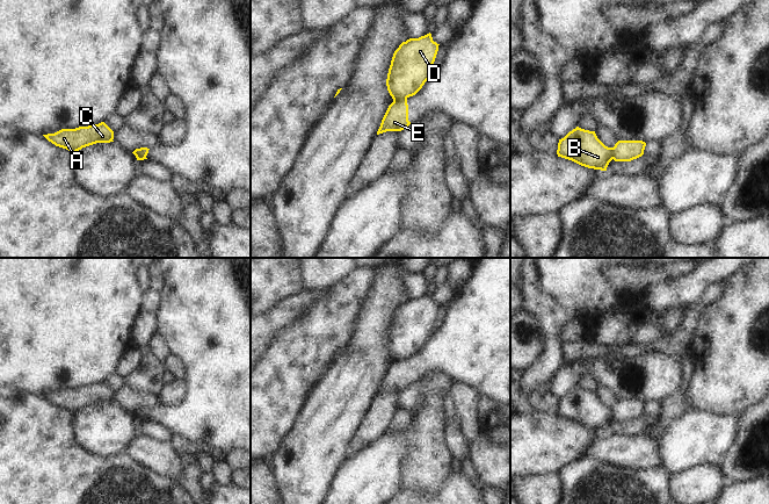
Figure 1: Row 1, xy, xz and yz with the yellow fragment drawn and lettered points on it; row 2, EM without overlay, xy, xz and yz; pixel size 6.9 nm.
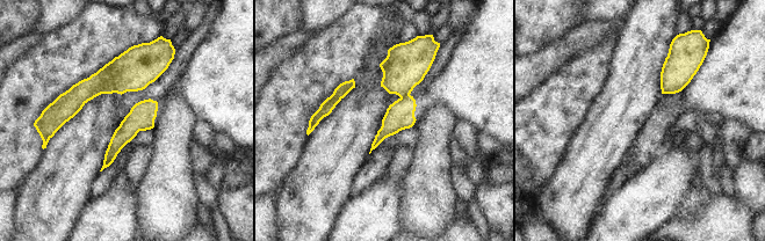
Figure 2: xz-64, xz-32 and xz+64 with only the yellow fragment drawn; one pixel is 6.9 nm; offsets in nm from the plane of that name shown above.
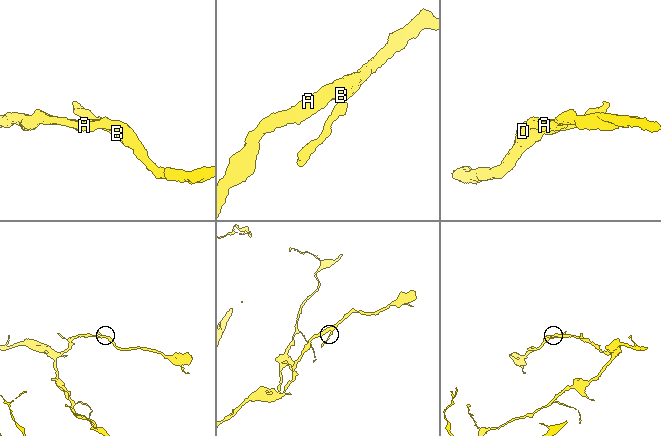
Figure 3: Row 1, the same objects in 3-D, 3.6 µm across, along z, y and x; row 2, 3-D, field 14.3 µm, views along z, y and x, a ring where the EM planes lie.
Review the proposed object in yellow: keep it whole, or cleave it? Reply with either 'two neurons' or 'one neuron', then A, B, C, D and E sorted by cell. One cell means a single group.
two neurons; groups A B C D / E

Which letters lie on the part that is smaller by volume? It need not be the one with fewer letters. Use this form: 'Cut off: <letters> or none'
Cut off: E

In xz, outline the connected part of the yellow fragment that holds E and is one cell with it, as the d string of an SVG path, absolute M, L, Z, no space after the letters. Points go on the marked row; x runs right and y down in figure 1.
M407 99L393 101L389 106L382 120L377 135L386 131L401 131L406 129L409 124L412 123L408 121Z

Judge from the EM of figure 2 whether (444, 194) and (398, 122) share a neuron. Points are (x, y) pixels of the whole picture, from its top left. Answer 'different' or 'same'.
different

